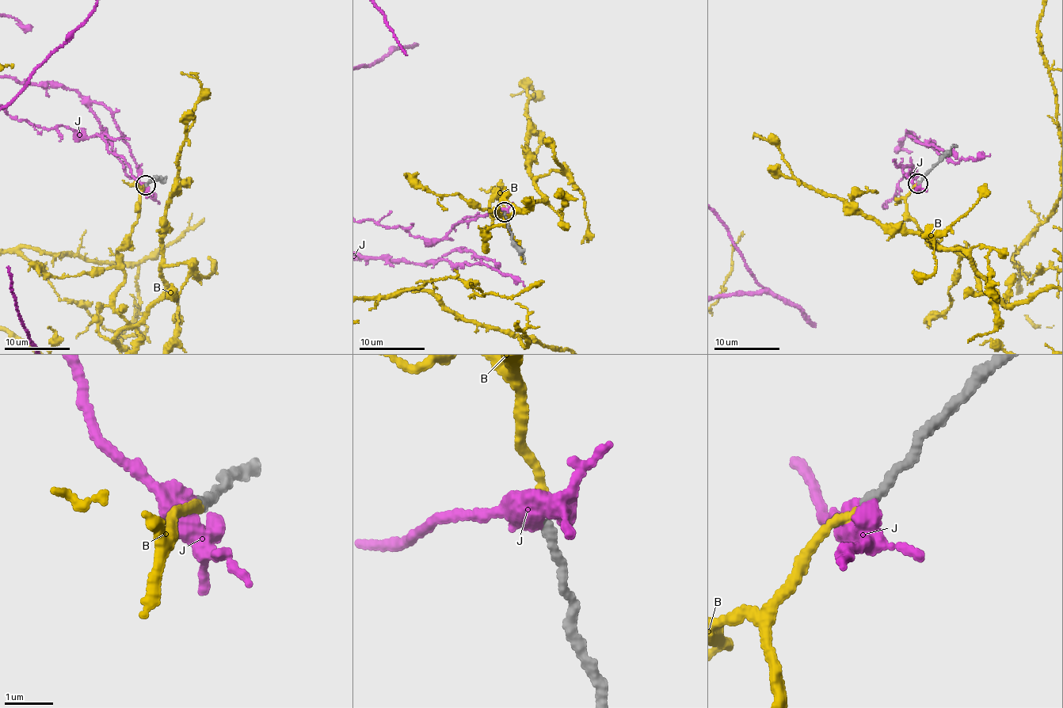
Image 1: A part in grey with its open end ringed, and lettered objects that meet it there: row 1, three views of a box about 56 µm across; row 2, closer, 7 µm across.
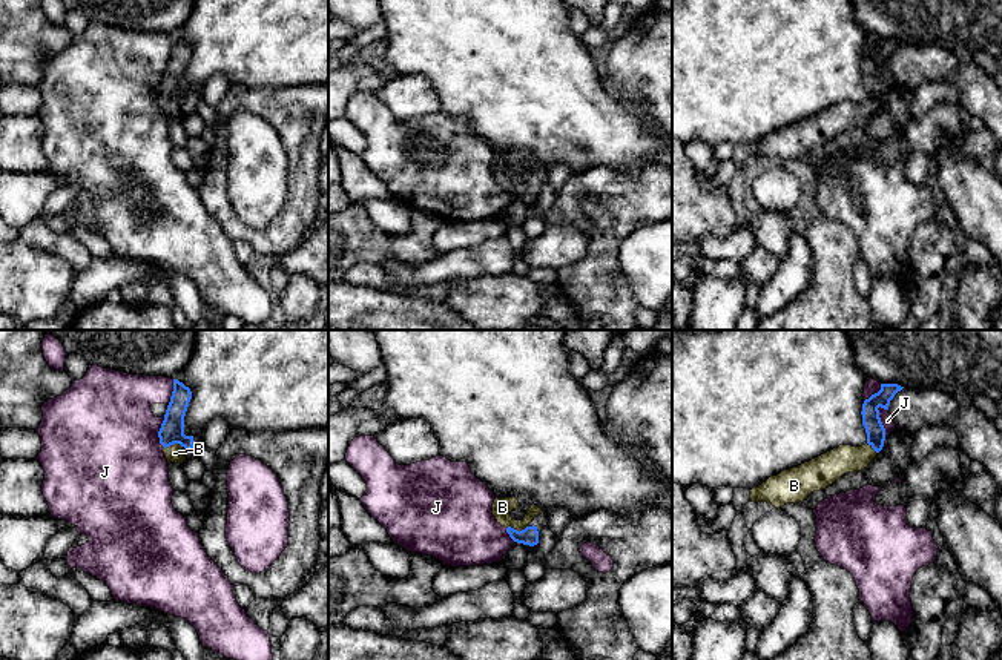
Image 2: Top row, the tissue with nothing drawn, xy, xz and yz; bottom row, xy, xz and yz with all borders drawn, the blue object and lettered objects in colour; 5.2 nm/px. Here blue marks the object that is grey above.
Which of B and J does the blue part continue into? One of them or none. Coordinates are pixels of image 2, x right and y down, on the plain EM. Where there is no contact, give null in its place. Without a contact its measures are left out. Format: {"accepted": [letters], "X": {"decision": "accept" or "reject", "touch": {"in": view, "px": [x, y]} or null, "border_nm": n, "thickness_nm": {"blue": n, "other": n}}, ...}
{"accepted": ["B"], "B": {"decision": "accept", "touch": {"in": "xz", "px": [516, 186]}, "border_nm": 110, "thickness_nm": {"blue": 100, "other": 100}}, "J": {"decision": "reject", "touch": {"in": "yz", "px": [880, 77]}, "border_nm": 160, "thickness_nm": {"blue": 100, "other": 70}}}

